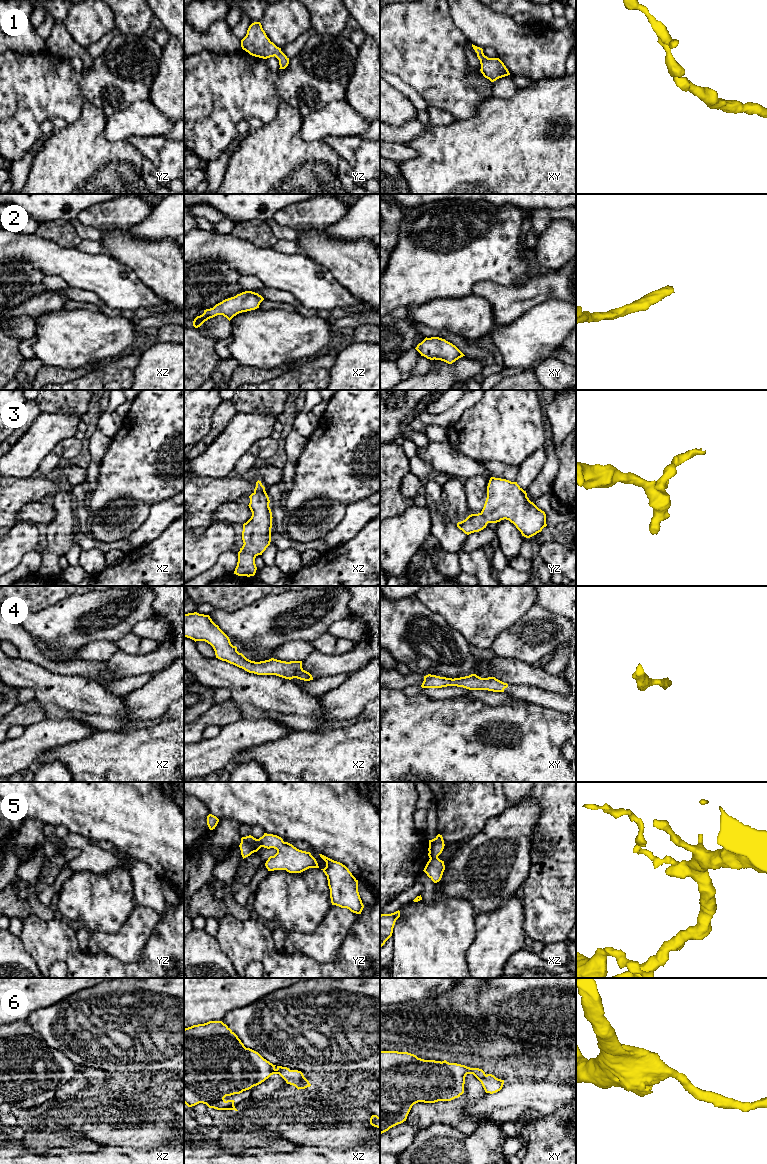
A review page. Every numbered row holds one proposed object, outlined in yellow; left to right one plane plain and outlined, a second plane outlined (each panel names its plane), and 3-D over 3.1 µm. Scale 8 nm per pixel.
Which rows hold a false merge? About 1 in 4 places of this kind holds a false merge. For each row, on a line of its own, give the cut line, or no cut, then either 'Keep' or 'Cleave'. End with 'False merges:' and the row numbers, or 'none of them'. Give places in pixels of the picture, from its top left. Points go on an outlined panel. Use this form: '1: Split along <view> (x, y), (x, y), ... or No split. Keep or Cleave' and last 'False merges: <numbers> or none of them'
1: No split. Keep
2: No split. Keep
3: No split. Keep
4: No split. Keep
5: Split along yz (258, 839), (262, 846). Cleave
6: No split. Keep
False merges: 5

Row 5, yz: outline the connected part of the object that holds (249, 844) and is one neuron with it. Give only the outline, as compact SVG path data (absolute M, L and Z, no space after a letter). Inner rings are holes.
M249 835L241 838L239 847L241 850L241 855L244 859L250 856L252 853L257 852L262 846L259 839L256 839L253 836Z

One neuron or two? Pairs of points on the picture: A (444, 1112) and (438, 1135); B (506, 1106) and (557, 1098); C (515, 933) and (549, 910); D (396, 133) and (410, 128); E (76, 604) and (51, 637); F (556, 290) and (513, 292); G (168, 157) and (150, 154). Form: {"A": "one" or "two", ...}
{"A": "two", "B": "one", "C": "two", "D": "one", "E": "one", "F": "one", "G": "two"}

